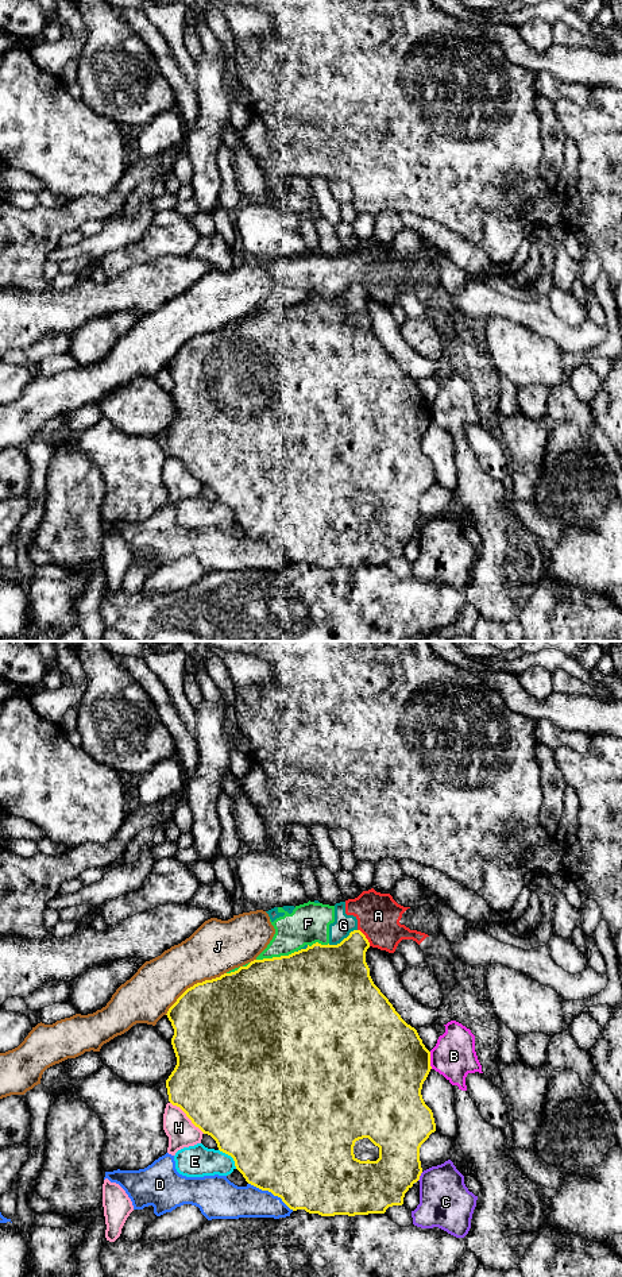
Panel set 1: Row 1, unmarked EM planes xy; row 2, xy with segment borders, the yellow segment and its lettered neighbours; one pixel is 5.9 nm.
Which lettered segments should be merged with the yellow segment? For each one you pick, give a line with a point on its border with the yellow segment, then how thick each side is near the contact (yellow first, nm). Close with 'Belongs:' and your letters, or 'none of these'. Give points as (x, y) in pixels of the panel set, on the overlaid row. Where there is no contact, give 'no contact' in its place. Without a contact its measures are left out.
Belongs: none of these

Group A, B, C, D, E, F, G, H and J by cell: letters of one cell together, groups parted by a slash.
A F G / B / C / D / E / H / J

